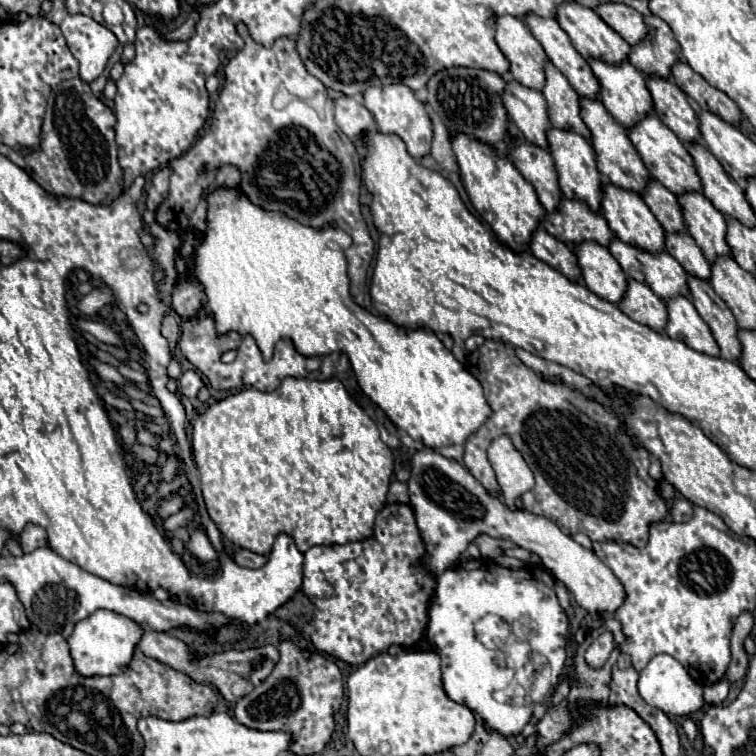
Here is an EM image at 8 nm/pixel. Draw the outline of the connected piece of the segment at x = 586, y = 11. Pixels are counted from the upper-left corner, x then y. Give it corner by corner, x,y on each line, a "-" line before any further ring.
577,2
559,6
559,26
569,34
583,58
605,58
605,62
627,62
629,44
607,26
591,8

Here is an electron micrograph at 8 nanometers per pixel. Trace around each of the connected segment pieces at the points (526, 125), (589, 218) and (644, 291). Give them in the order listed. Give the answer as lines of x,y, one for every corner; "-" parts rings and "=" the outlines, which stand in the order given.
509,82
503,92
503,102
509,118
523,132
523,136
535,146
549,150
547,130
551,128
551,122
549,112
545,110
545,96
537,90
521,86
519,82
=
563,200
561,212
547,214
541,228
569,246
573,246
573,242
597,242
607,248
615,238
607,220
601,214
591,212
587,204
579,200
=
629,280
625,298
619,306
629,318
637,318
637,322
645,322
645,326
653,326
653,330
665,330
665,302
657,298
649,286

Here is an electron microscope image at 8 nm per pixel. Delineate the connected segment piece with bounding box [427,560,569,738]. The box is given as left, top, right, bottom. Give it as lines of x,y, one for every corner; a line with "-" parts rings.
469,560
455,568
445,570
437,578
435,596
429,606
427,638
437,646
441,656
443,688
453,702
465,704
477,712
489,728
501,732
503,736
515,736
529,722
533,706
527,704
501,704
493,698
495,690
509,686
513,670
501,668
495,662
497,650
487,650
473,636
473,624
485,614
503,616
511,626
511,642
529,642
535,652
545,656
551,664
551,680
559,680
565,668
565,644
569,634
569,620
559,606
555,594
555,578
533,566
523,566
519,570
497,566
489,560

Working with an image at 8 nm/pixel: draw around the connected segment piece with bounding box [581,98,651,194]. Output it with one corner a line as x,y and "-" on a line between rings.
581,98
581,118
587,124
587,128
593,134
593,148
597,154
597,164
599,164
599,172
615,186
641,194
641,190
645,190
645,182
649,182
651,174
647,170
647,166
643,164
641,156
637,154
633,142
629,140
627,130
605,110
605,106
599,100
589,100
589,98

